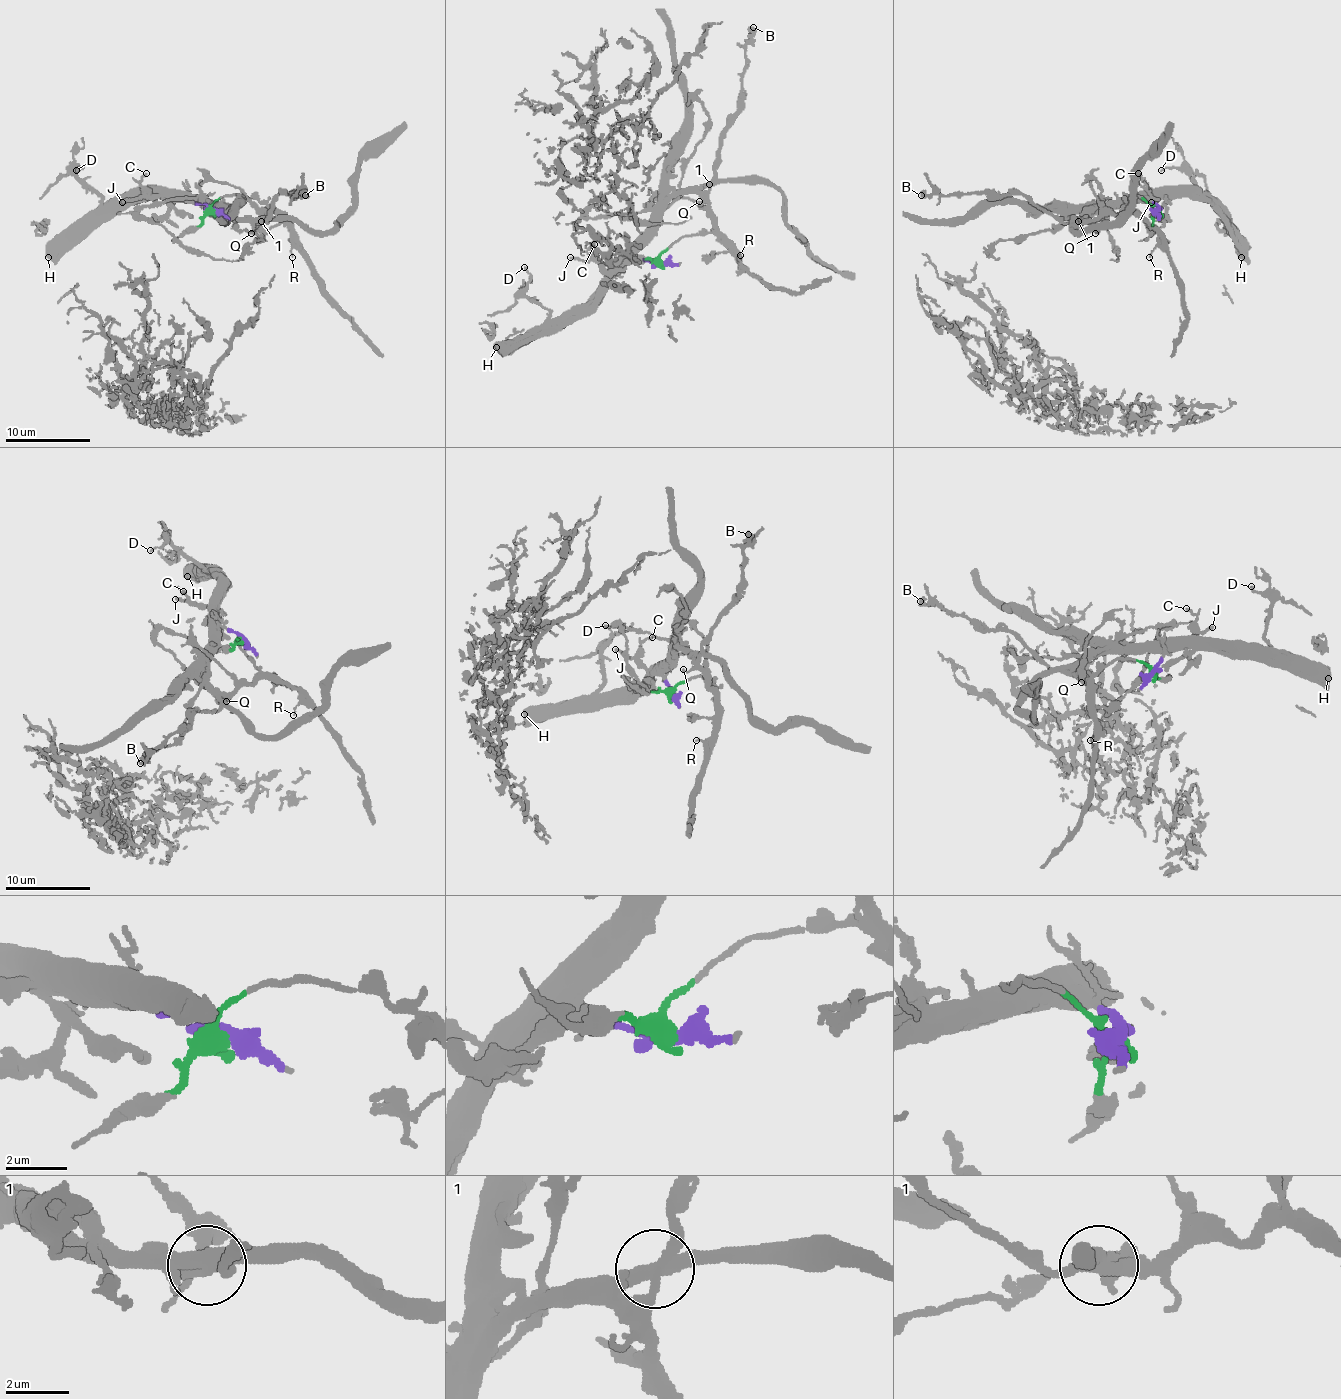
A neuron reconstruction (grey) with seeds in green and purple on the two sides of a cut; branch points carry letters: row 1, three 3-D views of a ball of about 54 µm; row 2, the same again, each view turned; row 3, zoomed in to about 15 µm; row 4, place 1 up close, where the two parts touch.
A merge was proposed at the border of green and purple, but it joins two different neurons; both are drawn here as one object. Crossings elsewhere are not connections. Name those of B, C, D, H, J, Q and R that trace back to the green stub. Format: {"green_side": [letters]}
{"green_side": ["B", "Q", "R"]}

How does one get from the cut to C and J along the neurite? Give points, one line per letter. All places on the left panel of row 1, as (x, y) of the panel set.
C: (212, 211), (189, 200), (155, 196), (140, 183), (147, 173)
J: (212, 211), (189, 200), (161, 196), (121, 202)

